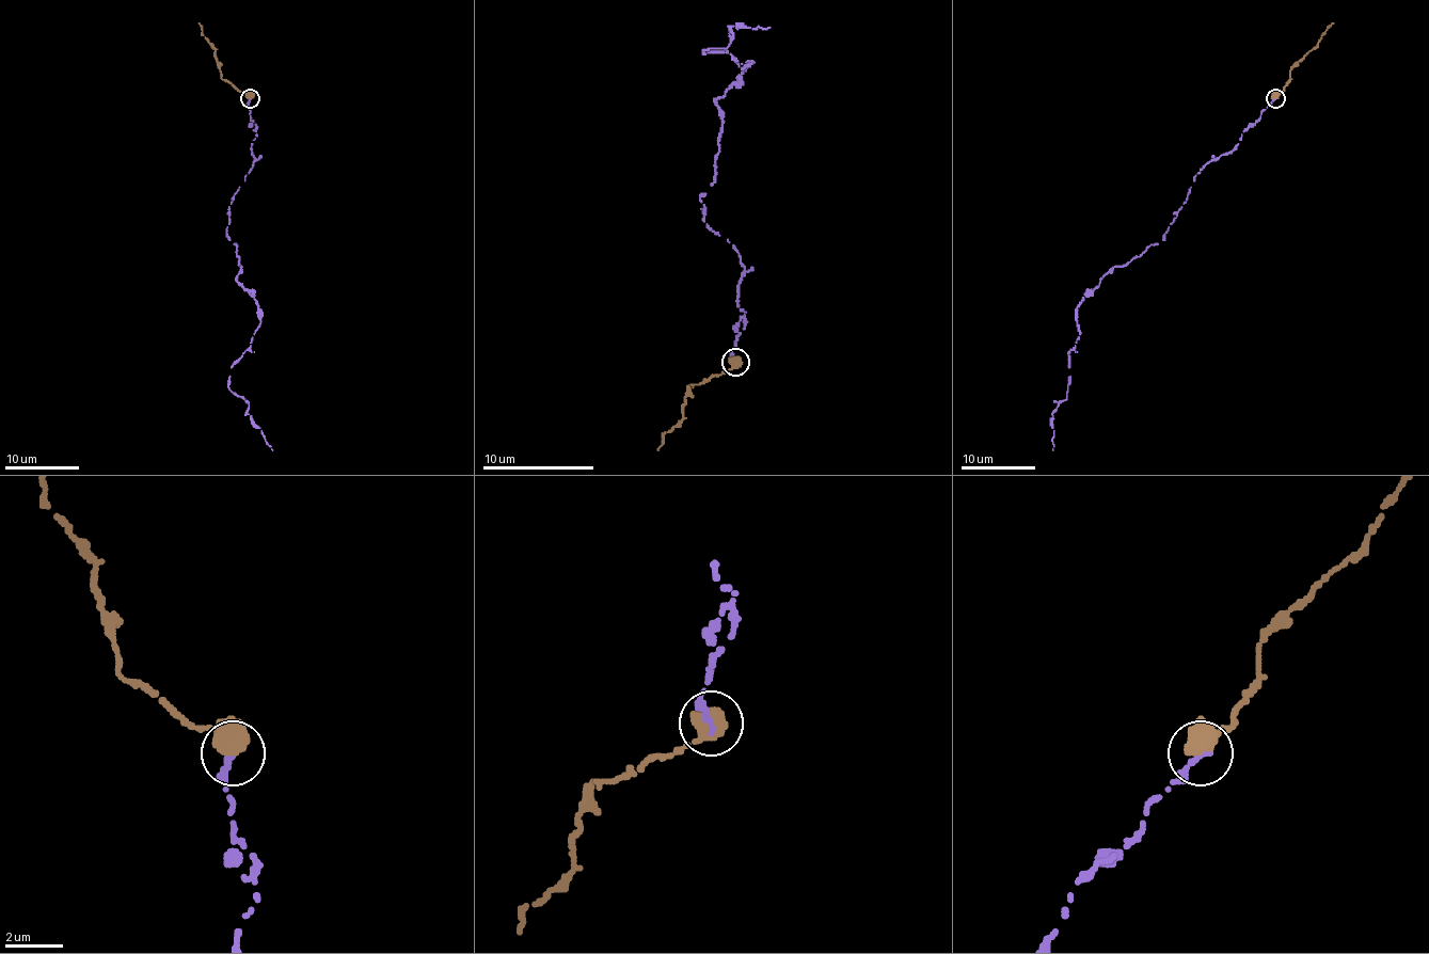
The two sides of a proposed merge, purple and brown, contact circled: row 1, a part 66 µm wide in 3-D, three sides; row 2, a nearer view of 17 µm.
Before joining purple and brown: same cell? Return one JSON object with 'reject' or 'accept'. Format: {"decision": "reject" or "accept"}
{"decision": "accept"}

